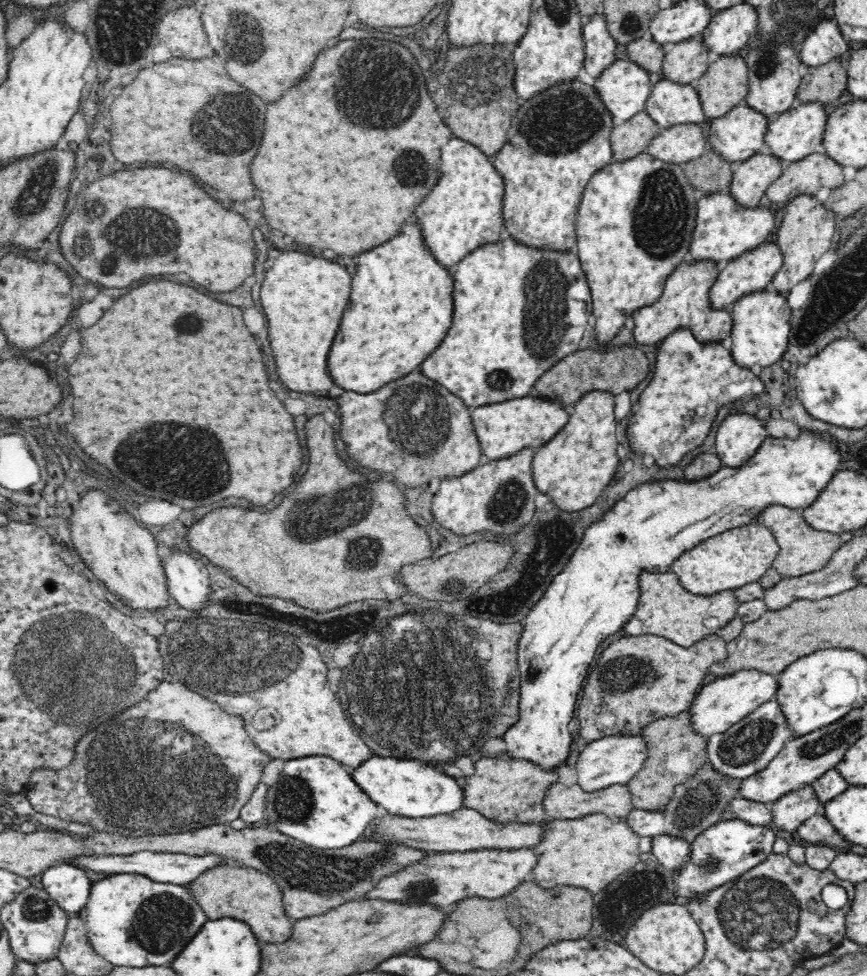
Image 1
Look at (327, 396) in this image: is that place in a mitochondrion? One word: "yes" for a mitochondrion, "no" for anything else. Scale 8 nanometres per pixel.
no

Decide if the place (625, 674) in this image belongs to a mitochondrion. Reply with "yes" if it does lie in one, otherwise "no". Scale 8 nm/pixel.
yes

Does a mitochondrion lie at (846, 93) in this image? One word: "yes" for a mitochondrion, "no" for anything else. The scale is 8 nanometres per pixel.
no

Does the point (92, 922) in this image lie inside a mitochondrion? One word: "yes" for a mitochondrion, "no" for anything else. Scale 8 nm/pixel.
no

